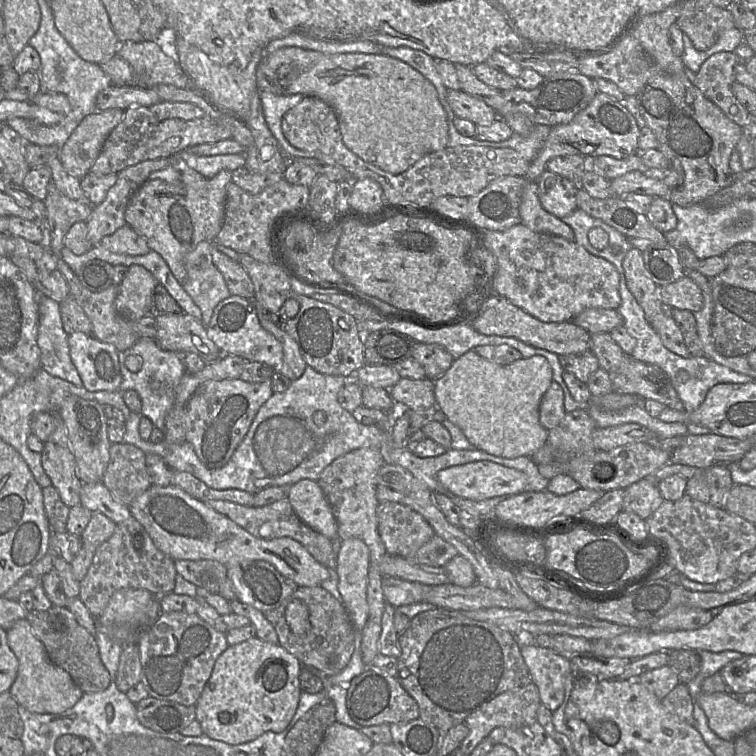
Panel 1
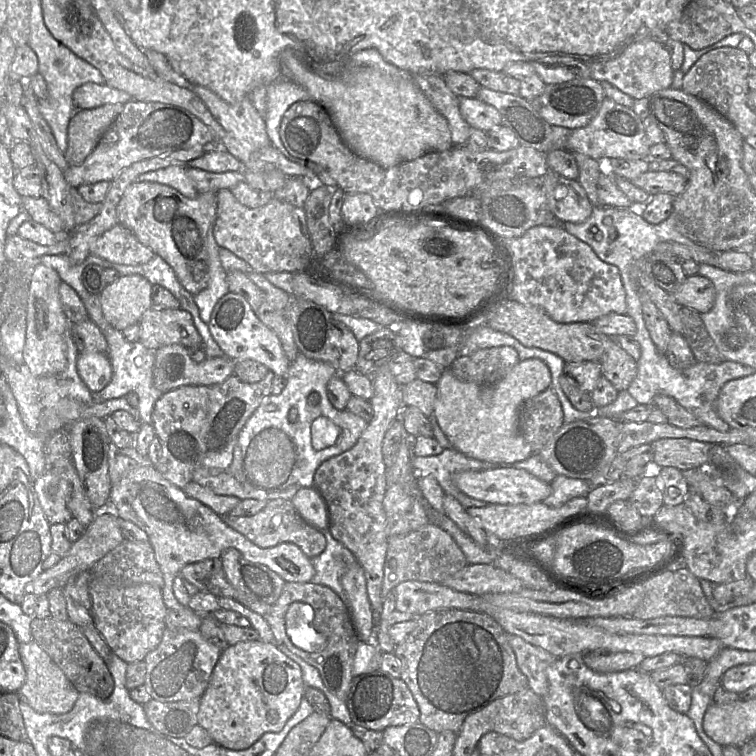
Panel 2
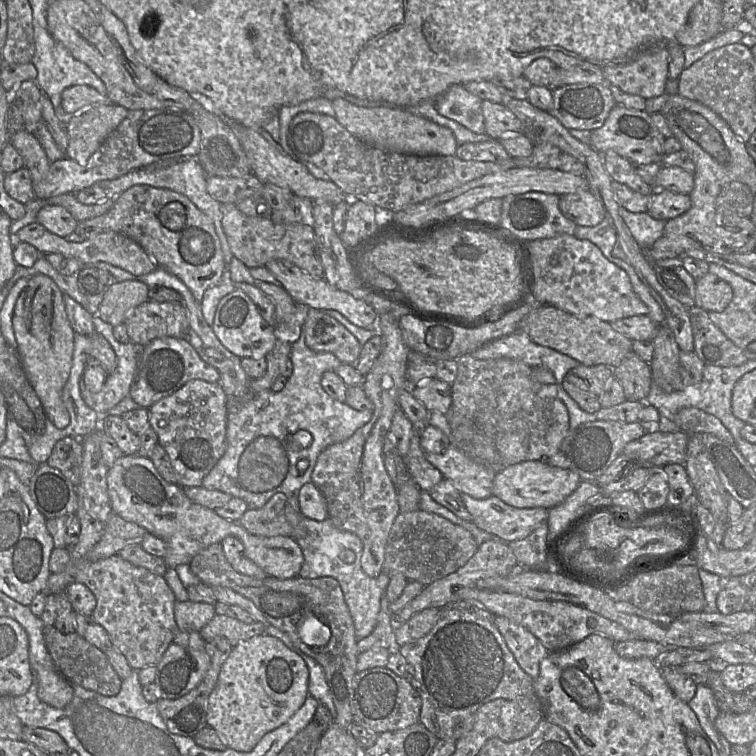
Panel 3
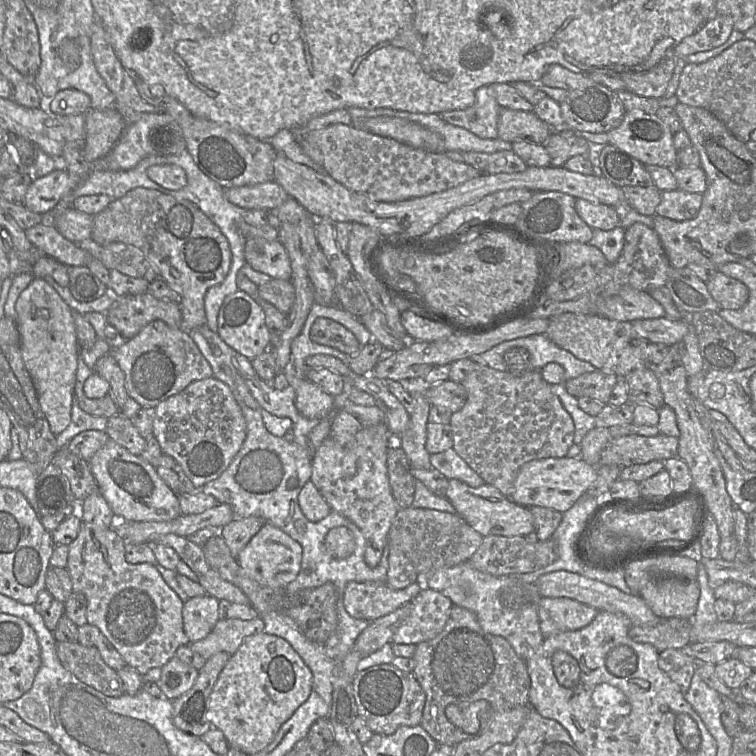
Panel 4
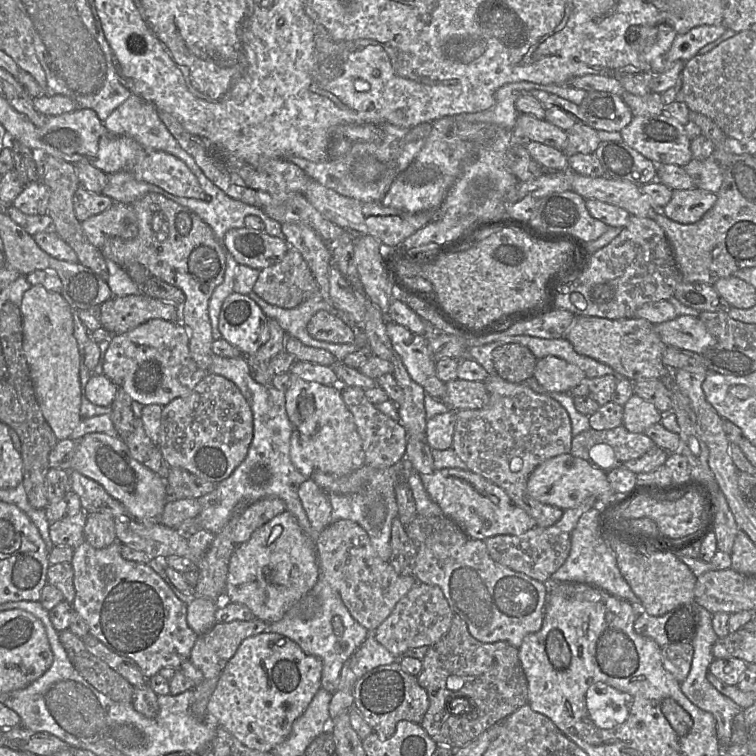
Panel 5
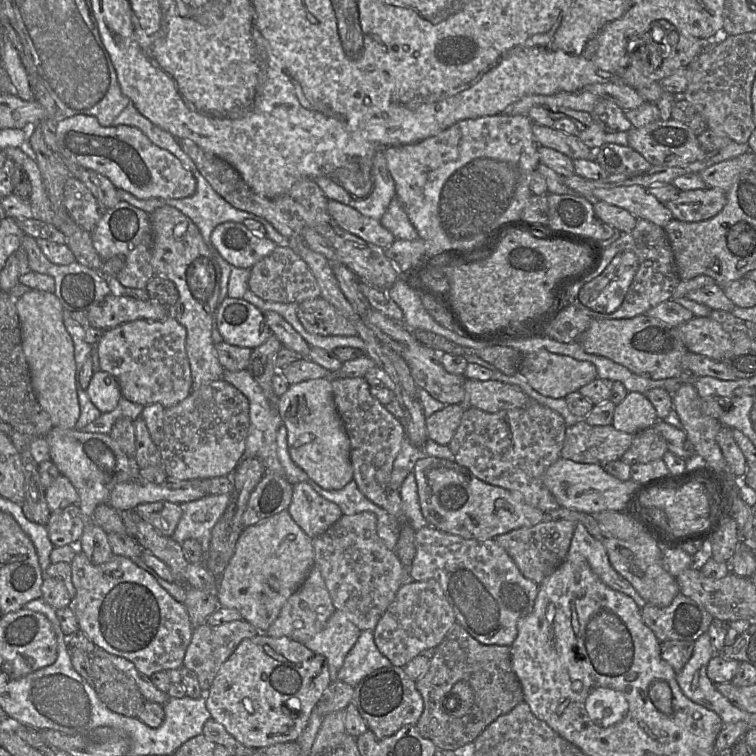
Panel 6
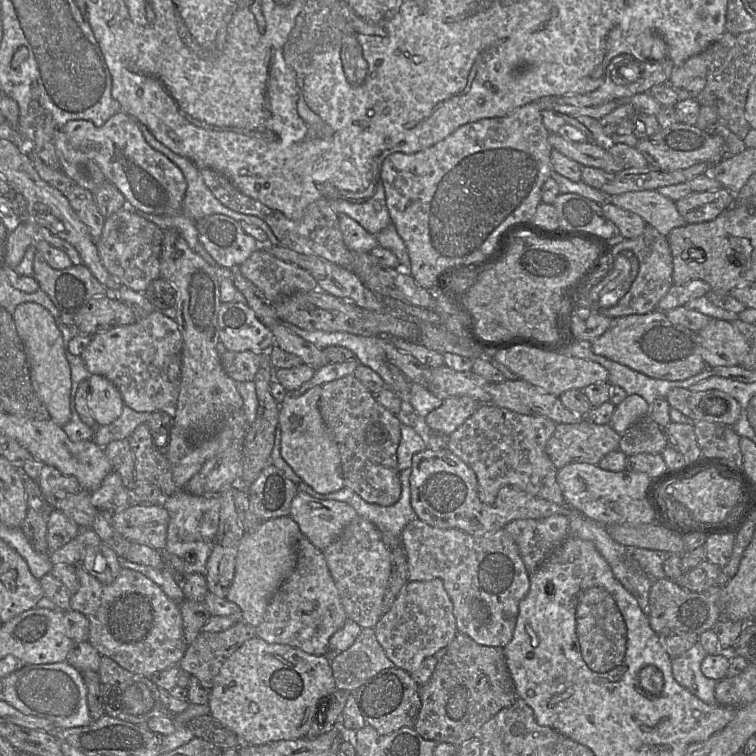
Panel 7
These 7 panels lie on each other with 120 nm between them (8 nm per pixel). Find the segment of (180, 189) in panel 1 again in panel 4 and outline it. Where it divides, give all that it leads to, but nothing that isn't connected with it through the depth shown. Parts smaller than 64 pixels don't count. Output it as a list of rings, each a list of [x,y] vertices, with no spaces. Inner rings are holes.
[[[135,188],[122,198],[115,199],[101,212],[93,216],[91,238],[100,246],[122,242],[139,249],[155,267],[158,279],[166,283],[181,296],[182,329],[191,333],[207,325],[205,295],[207,291],[224,281],[229,273],[232,254],[228,240],[197,206],[185,199],[177,199],[153,189]]]

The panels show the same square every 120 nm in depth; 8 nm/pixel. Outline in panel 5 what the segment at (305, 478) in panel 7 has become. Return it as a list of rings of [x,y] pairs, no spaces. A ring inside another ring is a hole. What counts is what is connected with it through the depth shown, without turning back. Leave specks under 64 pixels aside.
[[[290,374],[289,386],[285,391],[285,405],[293,428],[300,434],[303,454],[312,462],[314,469],[343,476],[364,464],[362,441],[353,415],[337,387],[308,382]]]

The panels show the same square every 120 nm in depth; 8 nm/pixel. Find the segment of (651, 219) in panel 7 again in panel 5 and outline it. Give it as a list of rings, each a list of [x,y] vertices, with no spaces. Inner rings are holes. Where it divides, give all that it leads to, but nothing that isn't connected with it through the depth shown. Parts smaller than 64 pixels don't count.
[[[573,172],[572,191],[584,199],[596,199],[625,209],[630,215],[654,220],[659,209],[643,195],[638,185],[606,177],[590,177]]]

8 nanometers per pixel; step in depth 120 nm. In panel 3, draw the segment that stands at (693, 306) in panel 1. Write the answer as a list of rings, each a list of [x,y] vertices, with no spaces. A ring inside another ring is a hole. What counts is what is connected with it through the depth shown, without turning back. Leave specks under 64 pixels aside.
[[[714,274],[696,280],[696,307],[708,312],[723,312],[733,298],[732,287]]]

